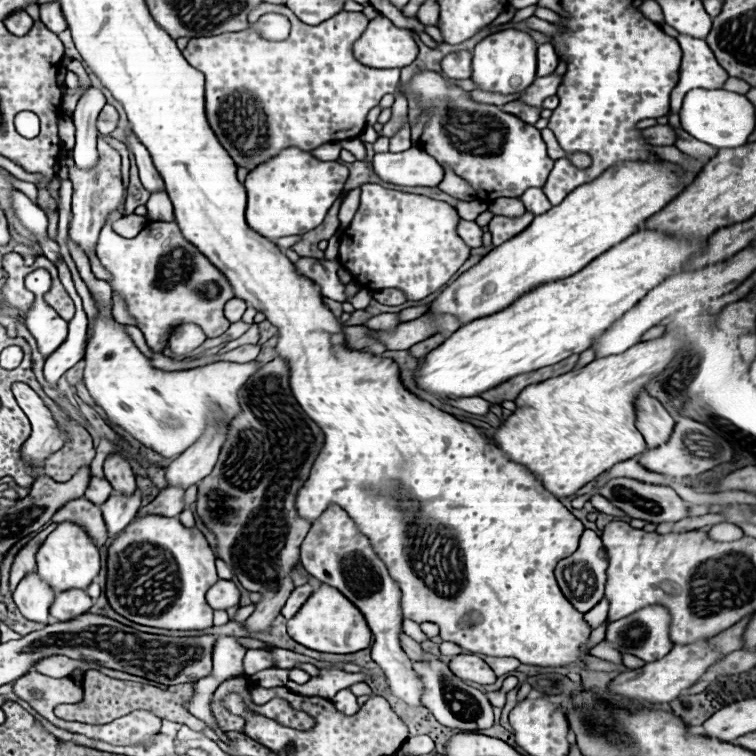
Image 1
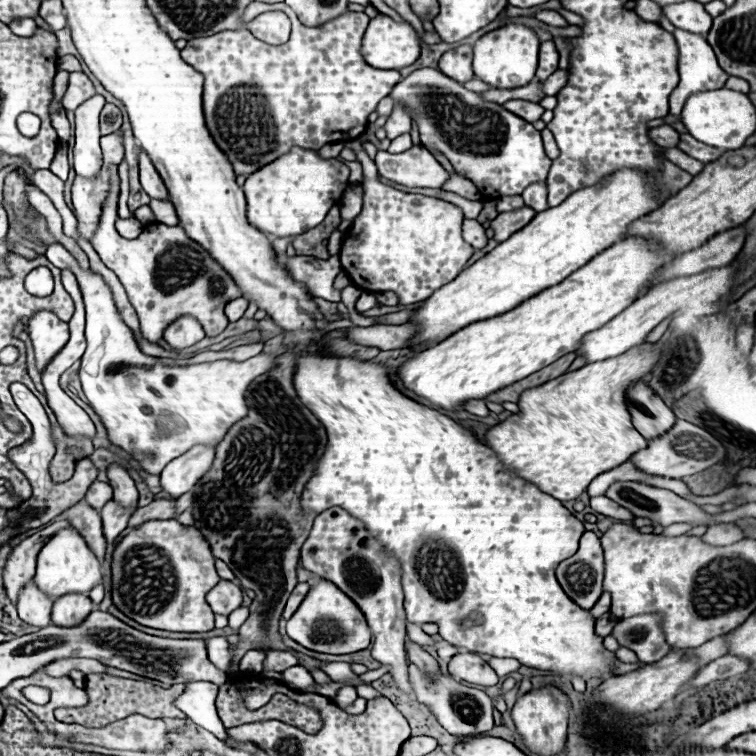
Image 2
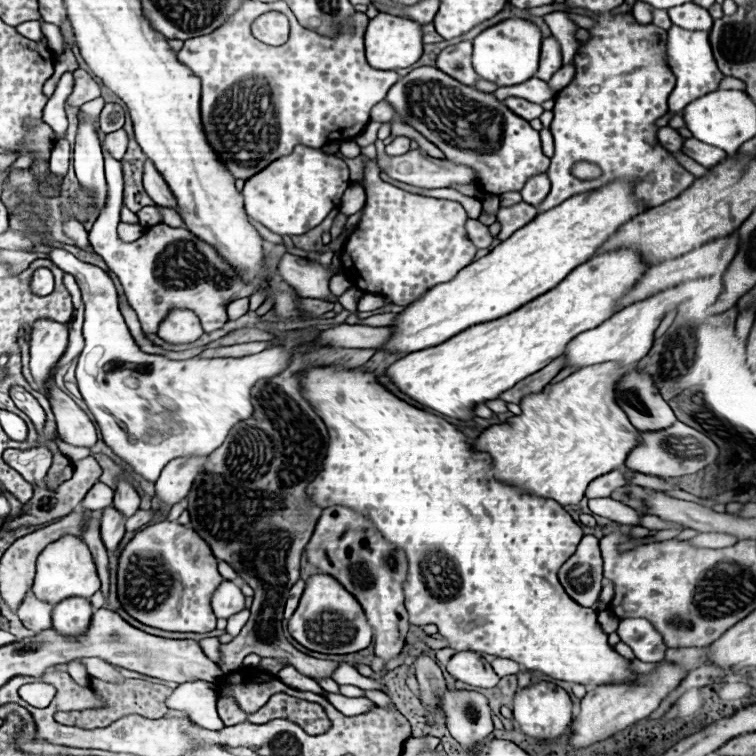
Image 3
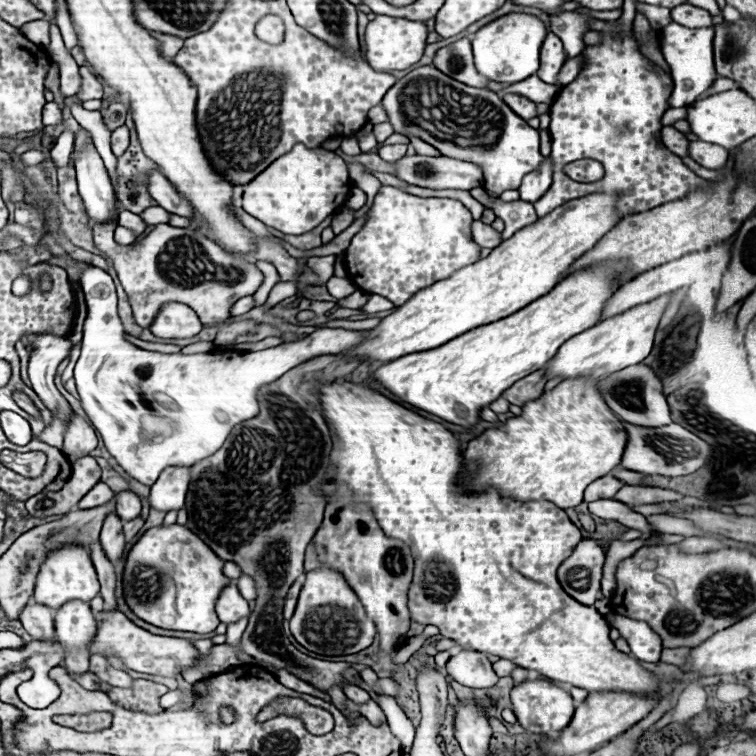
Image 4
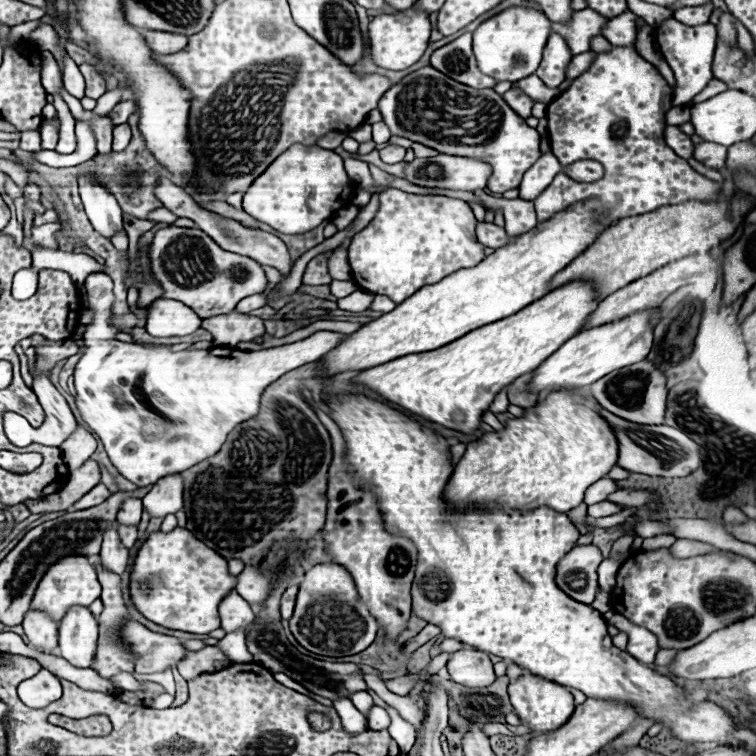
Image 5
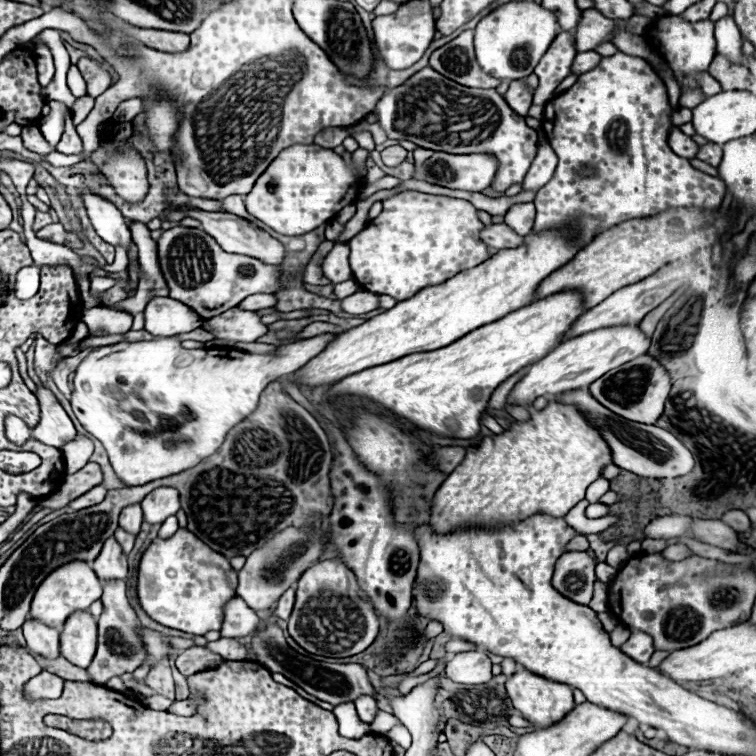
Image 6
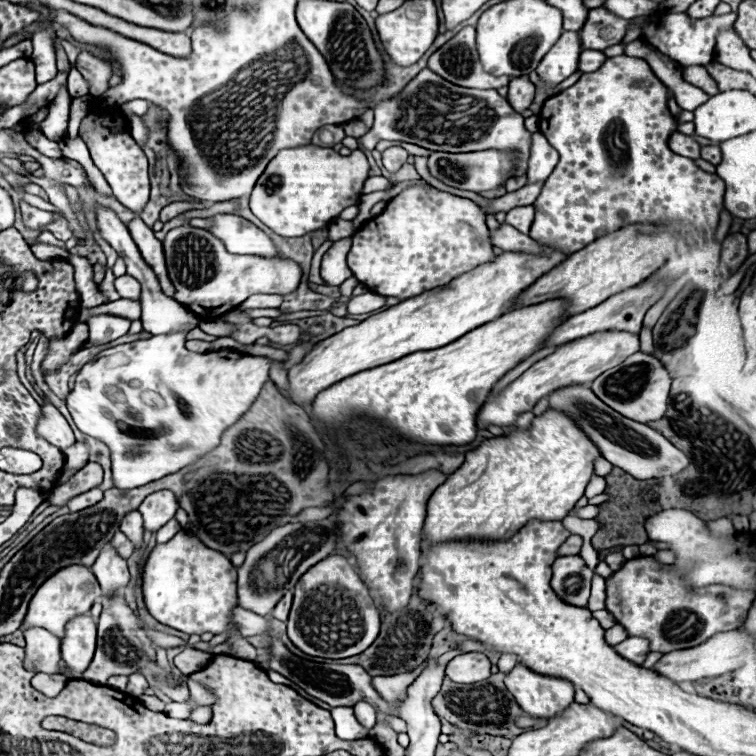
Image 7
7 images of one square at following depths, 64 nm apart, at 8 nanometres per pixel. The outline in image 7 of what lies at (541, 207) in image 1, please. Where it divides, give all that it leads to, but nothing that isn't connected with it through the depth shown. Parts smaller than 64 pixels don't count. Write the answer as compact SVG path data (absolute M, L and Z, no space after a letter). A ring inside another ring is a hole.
M534 132L528 158L528 182L544 182L552 174L556 164L558 152L548 144L548 140L540 132Z

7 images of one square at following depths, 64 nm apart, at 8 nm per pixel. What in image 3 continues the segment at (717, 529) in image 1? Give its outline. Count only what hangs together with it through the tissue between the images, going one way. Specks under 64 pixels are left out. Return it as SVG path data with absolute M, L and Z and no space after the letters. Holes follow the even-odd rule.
M704 532L704 534L690 538L688 542L696 548L728 548L728 546L734 546L738 542L738 538L720 534L720 532Z

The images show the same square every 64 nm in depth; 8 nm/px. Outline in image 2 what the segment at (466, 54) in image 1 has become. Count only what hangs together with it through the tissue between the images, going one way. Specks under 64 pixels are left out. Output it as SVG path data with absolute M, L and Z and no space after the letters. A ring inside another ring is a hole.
M464 44L464 46L458 46L458 48L452 48L452 50L444 52L440 62L438 62L438 68L440 68L440 72L454 78L456 82L472 80L474 78L474 72L472 72L472 46Z

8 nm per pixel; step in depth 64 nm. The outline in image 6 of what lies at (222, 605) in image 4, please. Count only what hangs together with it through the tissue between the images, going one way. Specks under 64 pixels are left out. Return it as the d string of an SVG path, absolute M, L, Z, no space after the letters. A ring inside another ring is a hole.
M238 596L228 602L224 608L224 626L220 630L222 638L244 638L258 630L260 618L258 614L244 604Z

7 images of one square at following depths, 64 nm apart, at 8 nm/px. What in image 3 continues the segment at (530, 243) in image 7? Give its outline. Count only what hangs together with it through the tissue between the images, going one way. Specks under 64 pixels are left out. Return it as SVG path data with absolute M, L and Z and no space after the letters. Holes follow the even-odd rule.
M468 220L466 230L468 230L468 238L474 242L476 248L488 248L492 244L492 240L494 240L488 226L480 224L478 220Z

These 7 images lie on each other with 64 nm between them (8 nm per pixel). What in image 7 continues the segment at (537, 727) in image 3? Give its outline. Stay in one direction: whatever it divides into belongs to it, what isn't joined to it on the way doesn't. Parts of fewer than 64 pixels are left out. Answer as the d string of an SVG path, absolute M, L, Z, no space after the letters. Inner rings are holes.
M516 664L504 678L504 684L508 692L516 698L518 706L534 716L534 718L552 718L564 708L568 708L574 702L574 686L568 680L556 680L556 676L540 676L538 672L532 672L530 668L524 668L524 664Z

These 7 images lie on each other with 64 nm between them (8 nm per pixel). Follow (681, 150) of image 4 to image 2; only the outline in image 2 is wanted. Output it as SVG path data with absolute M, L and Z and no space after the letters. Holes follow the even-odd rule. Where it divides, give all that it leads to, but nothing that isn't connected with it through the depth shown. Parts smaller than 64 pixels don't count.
M668 124L658 126L658 128L652 128L650 130L650 138L658 146L662 146L662 148L676 148L678 142L680 142L680 134L672 126L668 126Z

